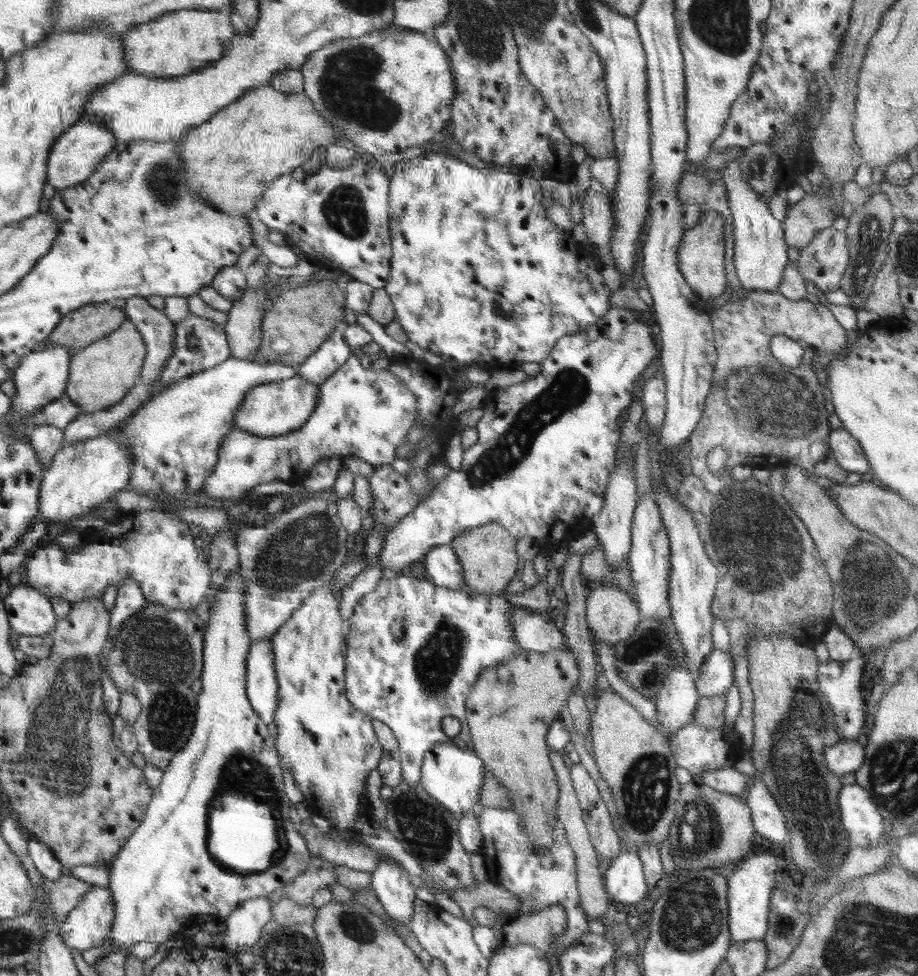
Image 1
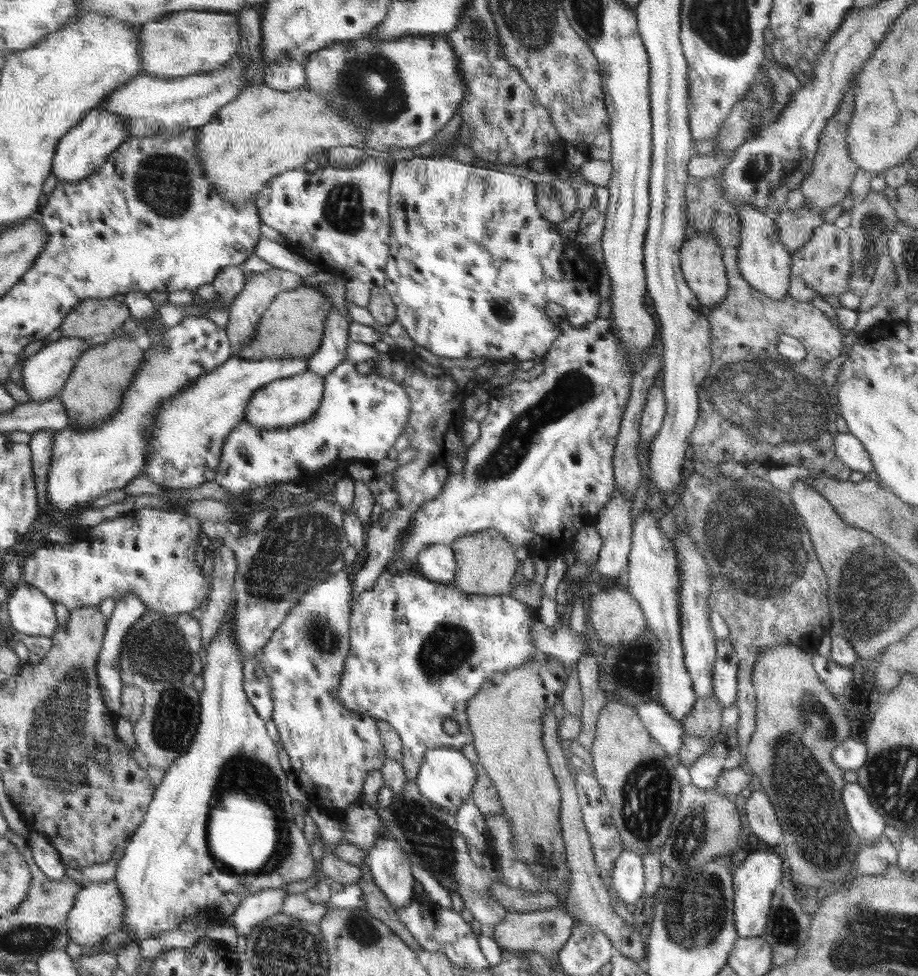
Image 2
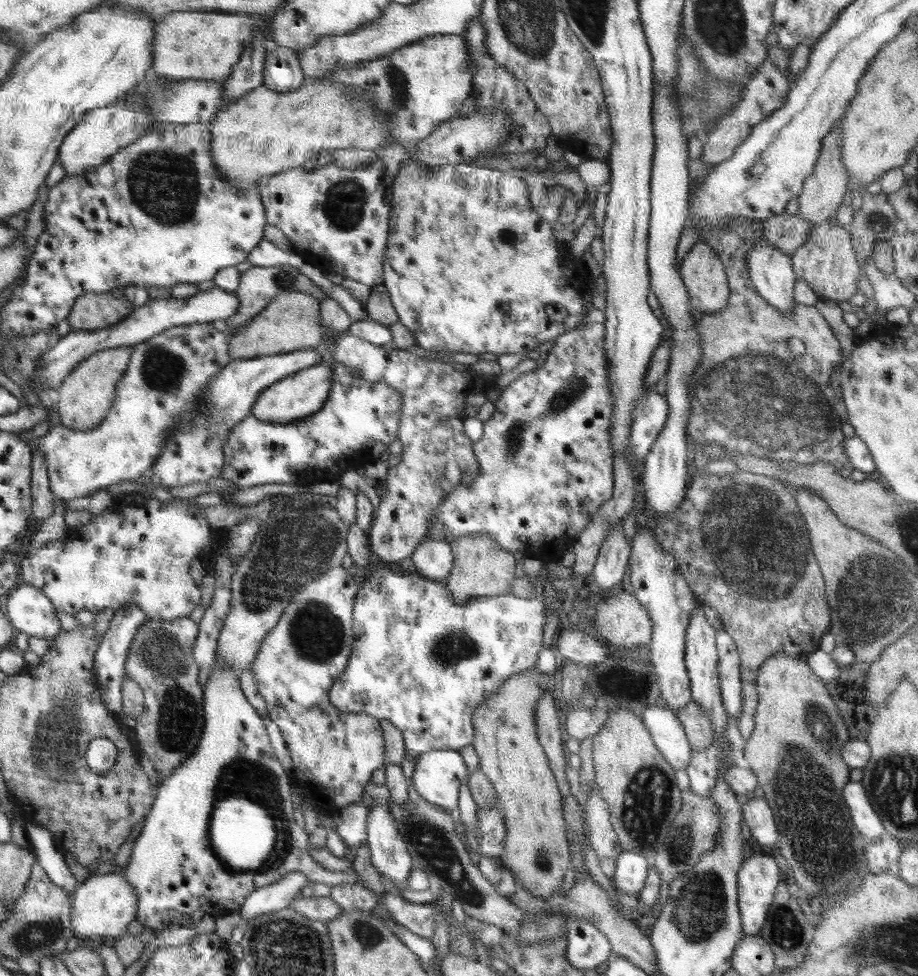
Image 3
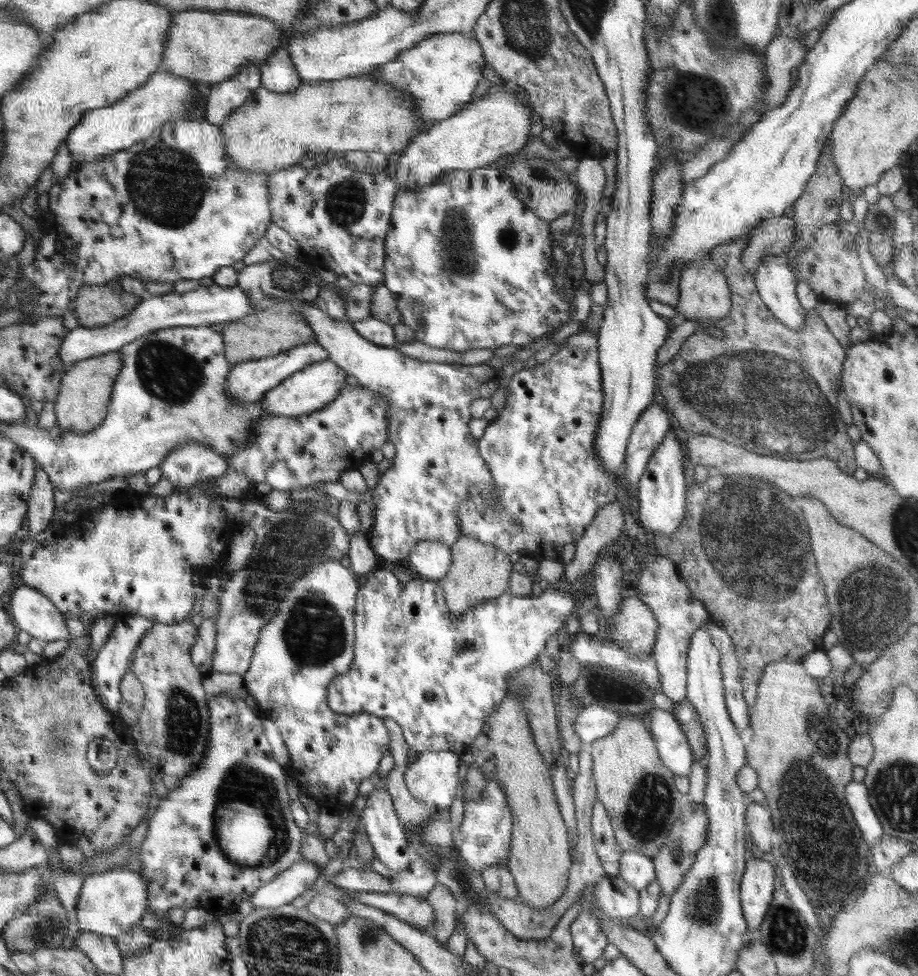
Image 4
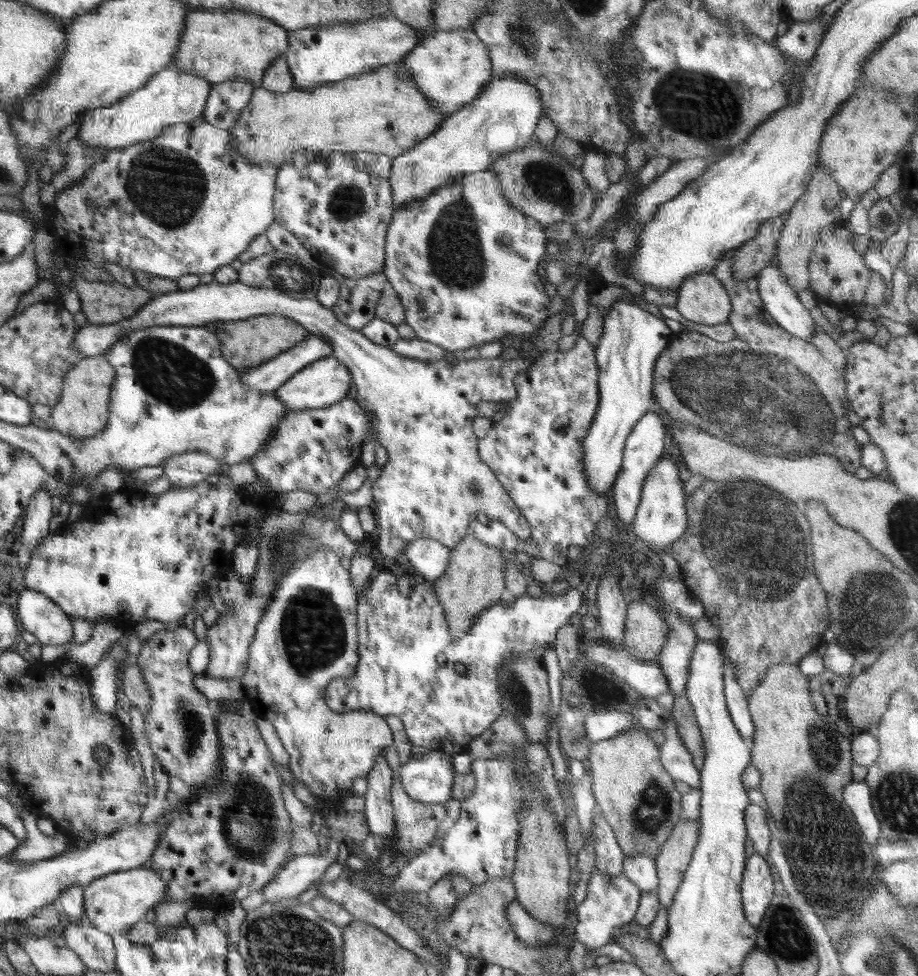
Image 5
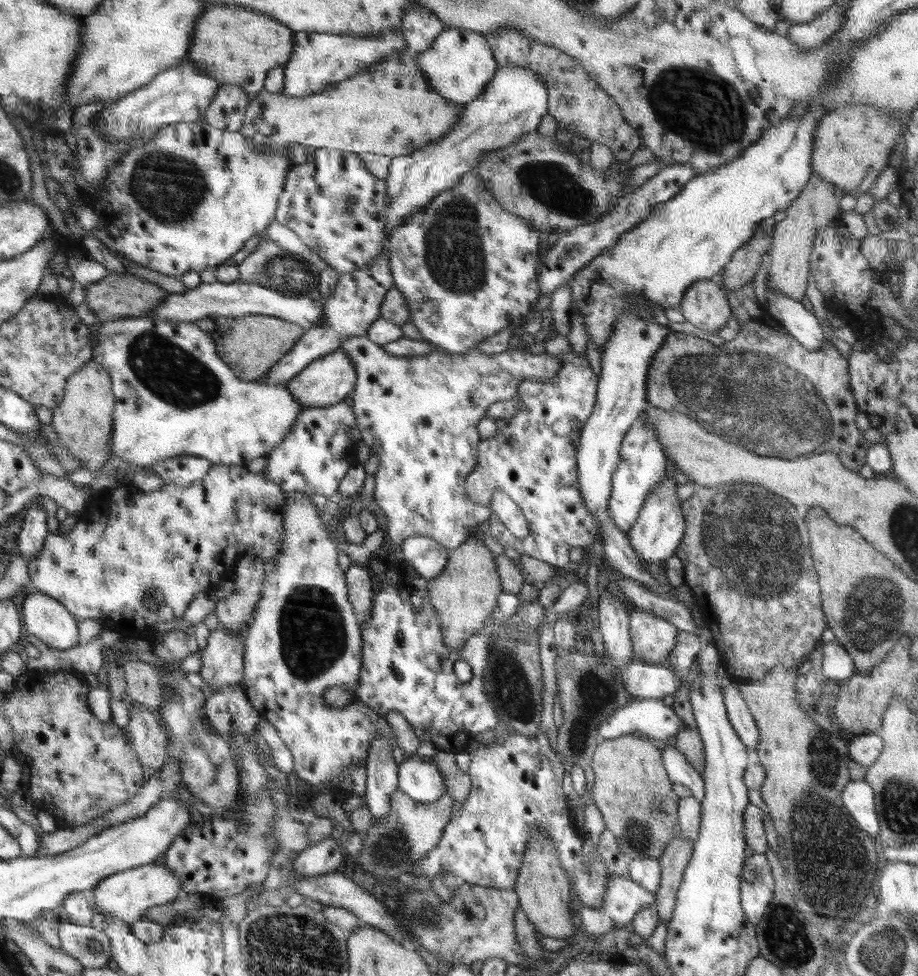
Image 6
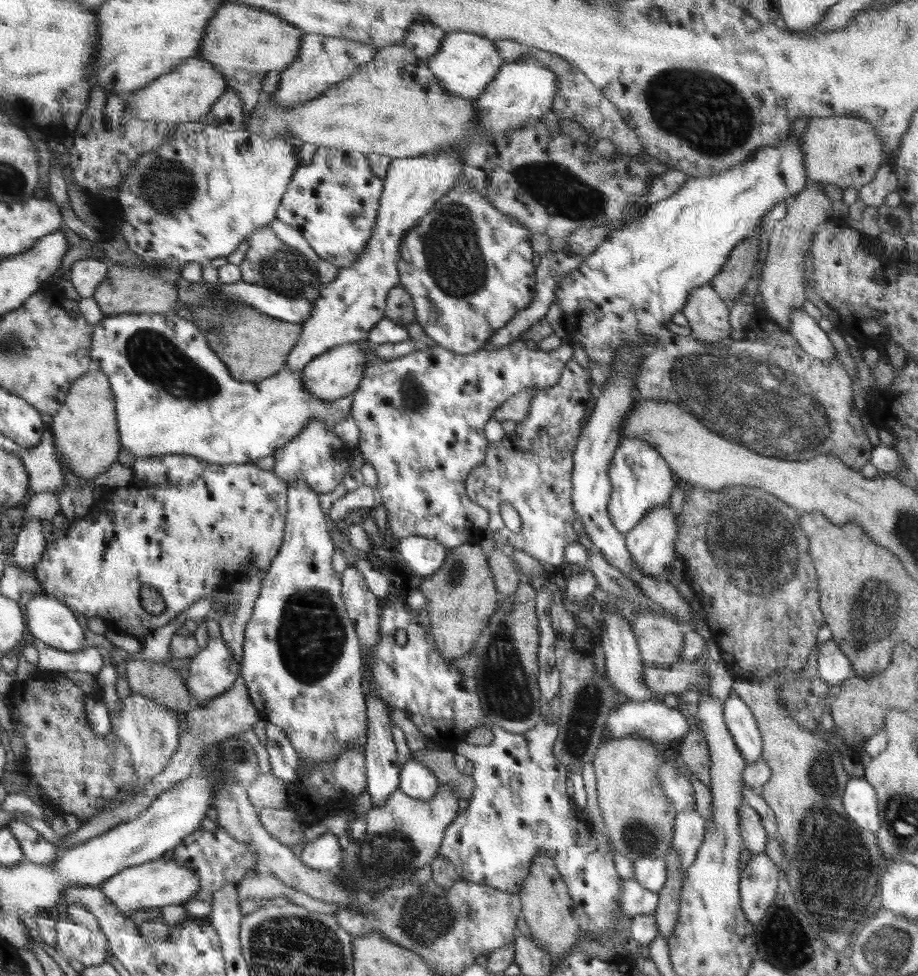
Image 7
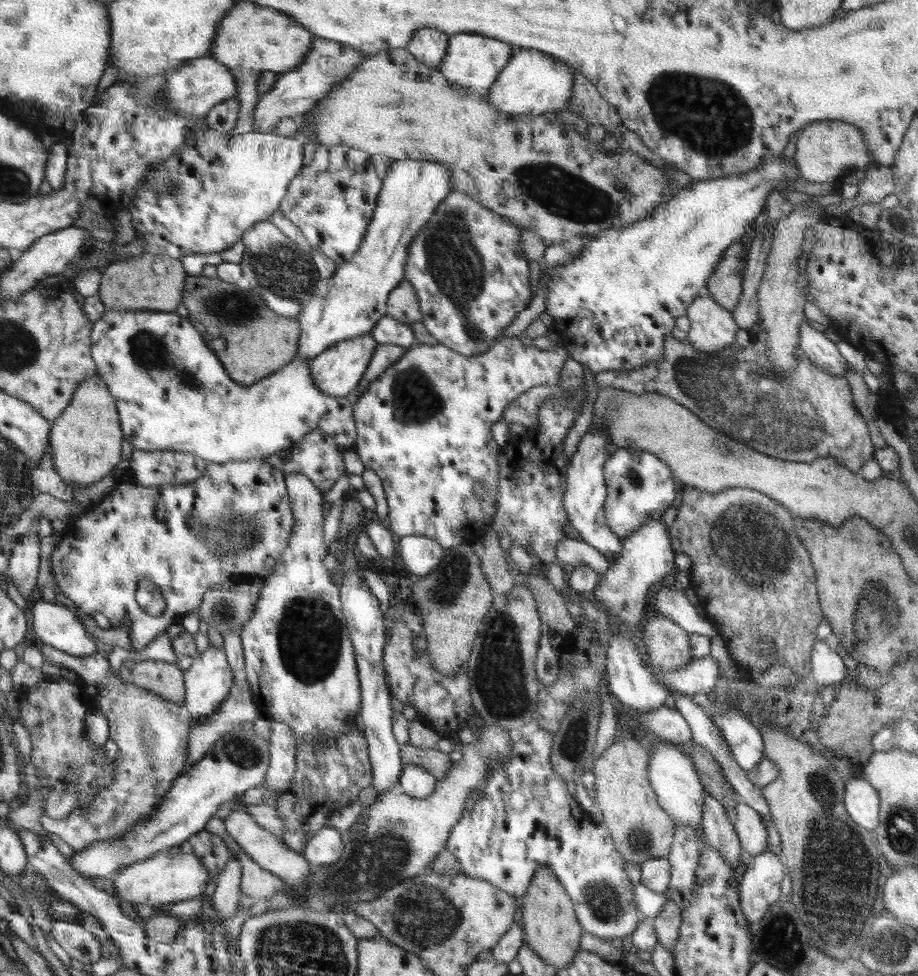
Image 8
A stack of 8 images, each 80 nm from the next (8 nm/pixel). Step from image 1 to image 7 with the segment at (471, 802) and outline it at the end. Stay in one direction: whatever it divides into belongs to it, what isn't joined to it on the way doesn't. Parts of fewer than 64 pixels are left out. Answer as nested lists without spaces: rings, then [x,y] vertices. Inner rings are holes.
[[[409,759],[401,766],[399,789],[413,799],[430,800],[439,789],[436,775],[416,759]]]

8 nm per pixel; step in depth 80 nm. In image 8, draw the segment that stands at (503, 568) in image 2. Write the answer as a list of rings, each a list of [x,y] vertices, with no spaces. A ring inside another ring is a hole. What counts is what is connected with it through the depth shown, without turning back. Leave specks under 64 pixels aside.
[[[471,544],[456,545],[445,549],[444,556],[438,566],[428,576],[424,576],[422,580],[418,580],[414,584],[413,602],[416,602],[416,610],[420,608],[418,616],[423,624],[423,630],[420,634],[428,640],[426,652],[431,660],[430,666],[436,672],[451,677],[458,674],[458,670],[467,662],[482,619],[492,606],[493,595],[494,592],[482,570],[480,557],[474,552]]]

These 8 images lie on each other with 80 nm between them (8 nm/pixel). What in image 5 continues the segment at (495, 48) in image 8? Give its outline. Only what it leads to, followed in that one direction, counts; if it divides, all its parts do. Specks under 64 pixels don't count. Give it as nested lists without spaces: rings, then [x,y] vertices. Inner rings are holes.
[[[471,30],[434,31],[424,42],[409,51],[401,64],[406,65],[407,72],[420,92],[435,104],[445,116],[460,110],[472,102],[492,78],[492,65],[486,45]]]

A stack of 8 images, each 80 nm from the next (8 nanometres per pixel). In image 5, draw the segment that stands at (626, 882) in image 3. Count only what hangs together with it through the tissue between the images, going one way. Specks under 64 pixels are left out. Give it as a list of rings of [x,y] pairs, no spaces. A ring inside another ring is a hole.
[[[646,855],[625,856],[623,874],[641,891],[657,890],[659,879],[655,859]]]

